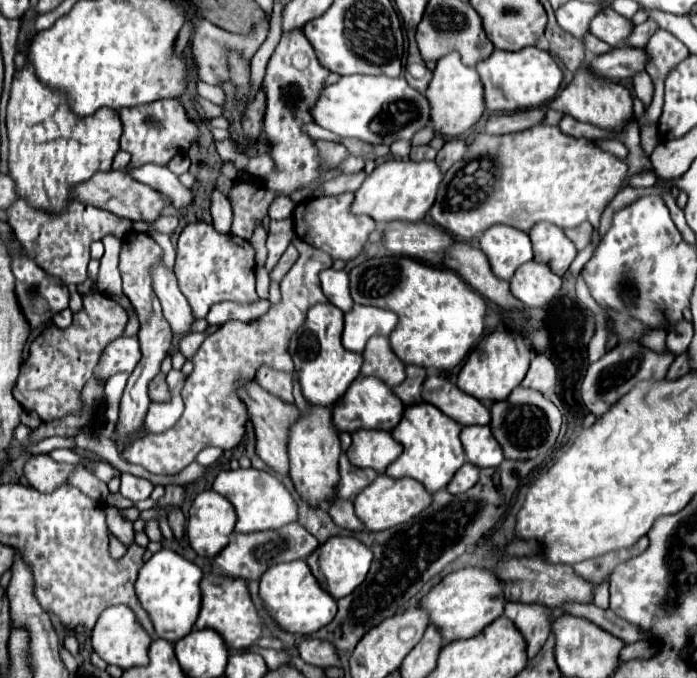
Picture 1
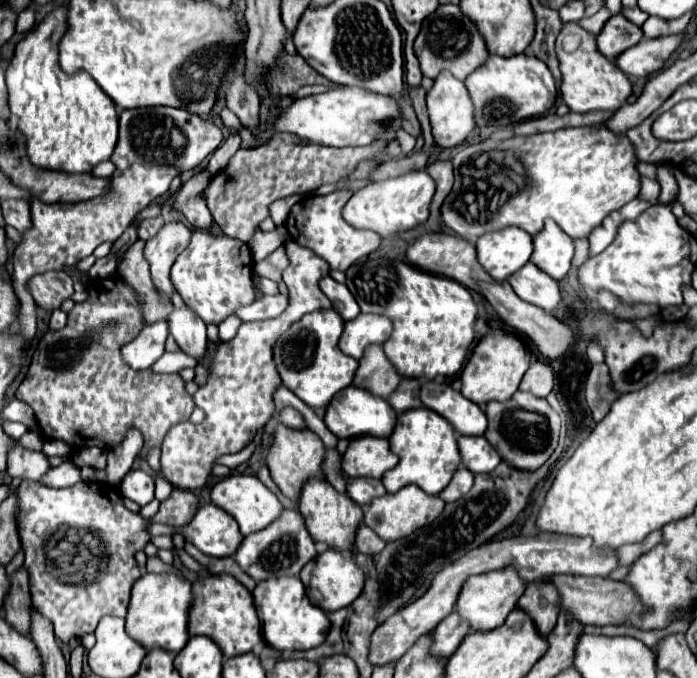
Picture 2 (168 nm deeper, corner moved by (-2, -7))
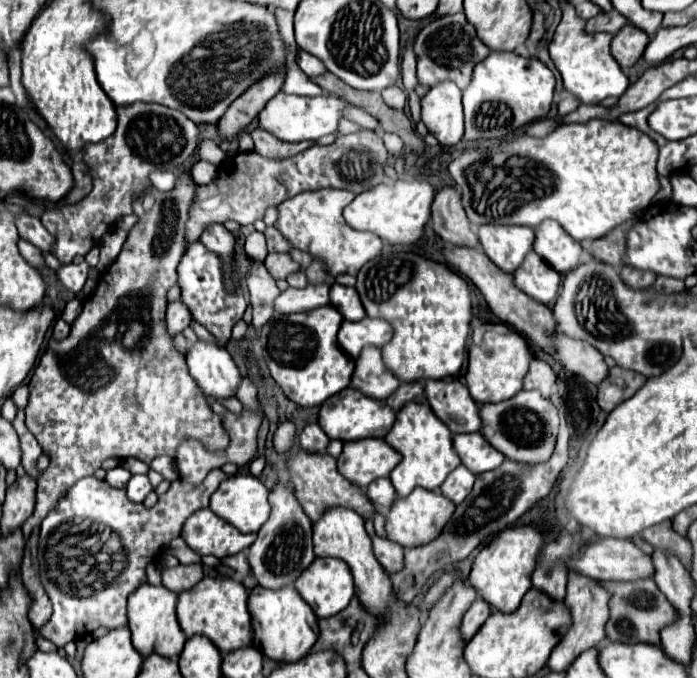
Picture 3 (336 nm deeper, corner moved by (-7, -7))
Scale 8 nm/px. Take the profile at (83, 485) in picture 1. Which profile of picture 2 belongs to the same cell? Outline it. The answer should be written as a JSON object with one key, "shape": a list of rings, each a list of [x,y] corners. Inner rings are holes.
{"shape":[[[63,462],[63,464],[59,464],[57,468],[47,470],[47,472],[41,476],[39,482],[45,484],[45,486],[53,486],[53,488],[65,488],[65,486],[73,486],[73,484],[79,482],[79,480],[81,480],[81,472],[79,472],[75,466]]]}

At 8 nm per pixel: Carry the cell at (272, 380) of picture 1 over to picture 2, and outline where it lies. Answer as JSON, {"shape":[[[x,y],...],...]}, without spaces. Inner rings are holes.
{"shape":[[[285,408],[285,410],[281,412],[281,422],[283,422],[287,428],[293,428],[293,430],[305,430],[305,428],[307,428],[303,416],[301,416],[295,408]]]}

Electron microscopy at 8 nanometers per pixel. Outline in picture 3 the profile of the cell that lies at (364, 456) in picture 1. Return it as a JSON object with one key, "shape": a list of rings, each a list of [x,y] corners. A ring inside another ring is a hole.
{"shape":[[[382,438],[344,442],[338,470],[356,486],[366,488],[372,480],[388,476],[400,462],[400,454]]]}

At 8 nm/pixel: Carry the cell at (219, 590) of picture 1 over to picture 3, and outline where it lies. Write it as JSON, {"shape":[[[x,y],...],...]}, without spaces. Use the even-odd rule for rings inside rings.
{"shape":[[[202,578],[194,588],[178,594],[178,622],[184,634],[210,638],[222,654],[252,644],[252,616],[248,612],[248,590],[234,578]]]}

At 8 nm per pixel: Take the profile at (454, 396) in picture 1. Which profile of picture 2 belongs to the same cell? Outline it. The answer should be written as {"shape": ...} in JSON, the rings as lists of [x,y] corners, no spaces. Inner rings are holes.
{"shape":[[[427,380],[421,386],[421,402],[425,408],[441,414],[457,434],[465,436],[483,436],[487,428],[485,412],[461,392],[453,390],[449,384],[439,384]]]}

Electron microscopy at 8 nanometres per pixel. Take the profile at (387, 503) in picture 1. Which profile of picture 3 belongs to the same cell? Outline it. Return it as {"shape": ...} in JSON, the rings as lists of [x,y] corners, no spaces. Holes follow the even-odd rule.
{"shape":[[[414,488],[410,496],[406,498],[396,498],[392,508],[386,514],[386,534],[388,540],[398,542],[400,546],[422,546],[424,542],[434,540],[440,530],[446,526],[446,522],[450,520],[452,512],[454,512],[454,502],[450,502],[448,498],[444,498],[440,492],[432,492],[432,490],[424,490],[424,488]]]}

